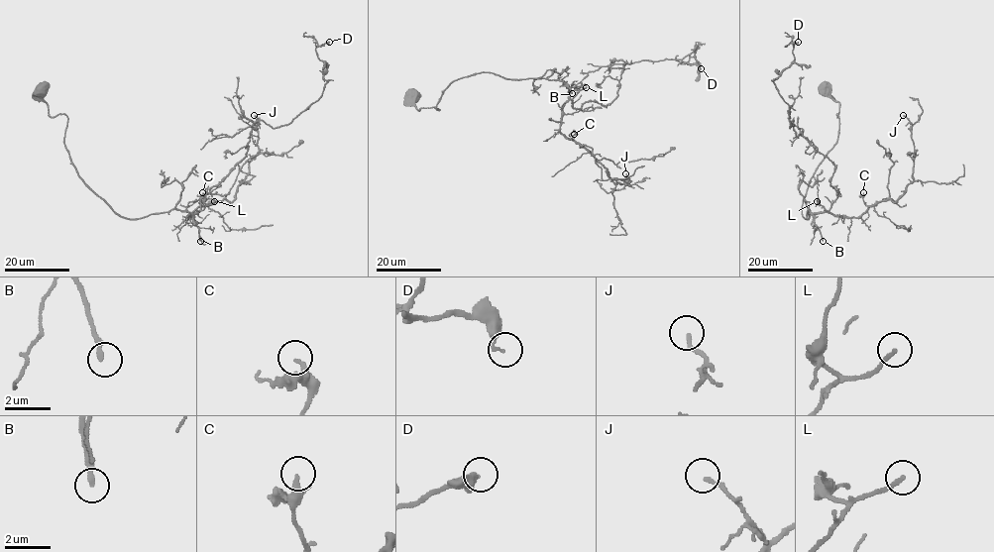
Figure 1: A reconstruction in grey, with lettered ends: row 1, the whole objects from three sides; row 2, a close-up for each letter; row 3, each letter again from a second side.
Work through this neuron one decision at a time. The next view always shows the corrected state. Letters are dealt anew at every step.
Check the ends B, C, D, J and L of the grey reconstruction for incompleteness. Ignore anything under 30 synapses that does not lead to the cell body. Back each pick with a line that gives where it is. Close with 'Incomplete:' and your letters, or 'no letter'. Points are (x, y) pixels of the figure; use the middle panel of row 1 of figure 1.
B: Place: (572, 93)
Incomplete: B

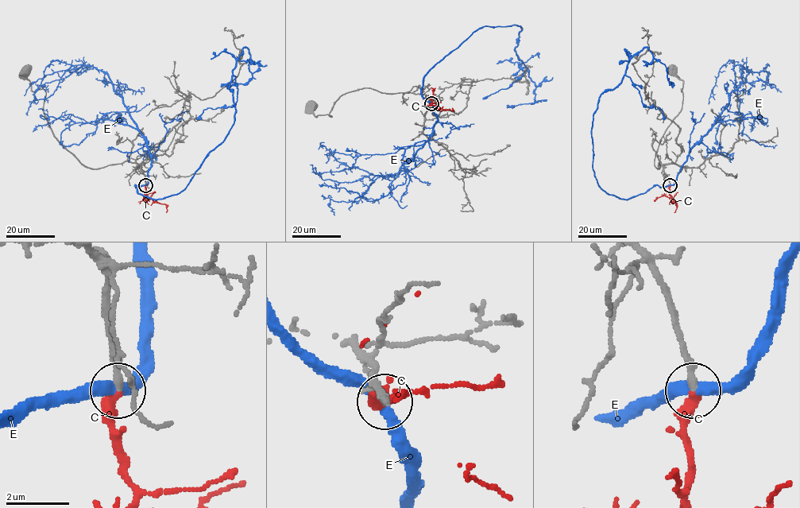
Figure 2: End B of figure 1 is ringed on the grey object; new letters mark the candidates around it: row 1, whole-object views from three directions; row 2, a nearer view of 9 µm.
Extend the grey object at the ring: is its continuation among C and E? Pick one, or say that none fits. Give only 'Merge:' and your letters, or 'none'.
Merge: C

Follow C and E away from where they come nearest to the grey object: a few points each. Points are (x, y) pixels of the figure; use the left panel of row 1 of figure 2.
C: (146, 185), (147, 194), (143, 198), (164, 204), (166, 212)
E: (146, 184), (136, 191), (152, 199), (179, 193), (223, 141), (246, 48), (252, 78), (221, 87)

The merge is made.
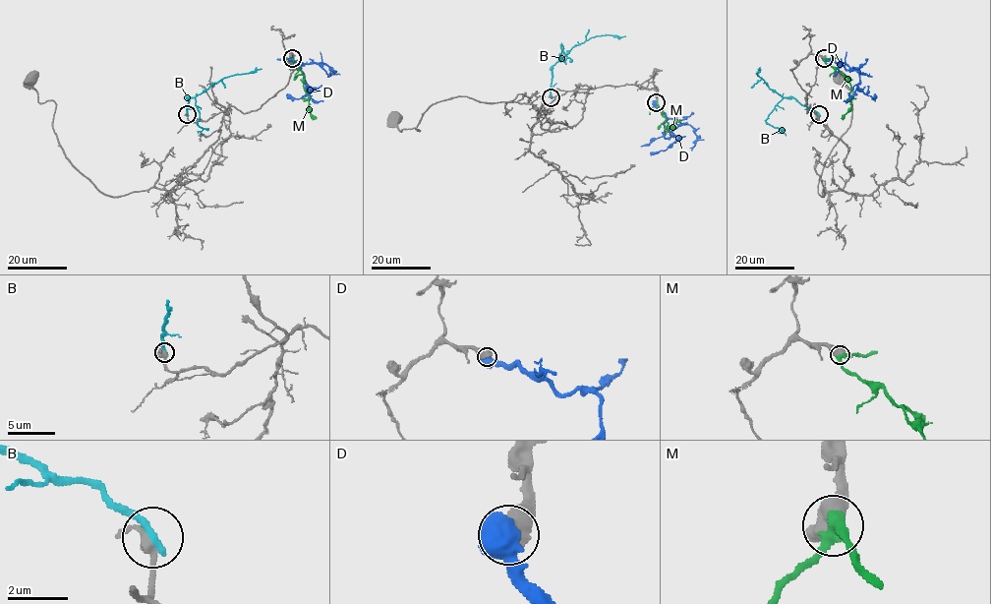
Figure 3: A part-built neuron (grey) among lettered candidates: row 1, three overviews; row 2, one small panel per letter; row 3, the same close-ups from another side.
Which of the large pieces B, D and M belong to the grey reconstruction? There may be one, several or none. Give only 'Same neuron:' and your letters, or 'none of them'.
Same neuron: M

